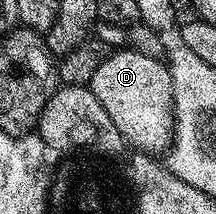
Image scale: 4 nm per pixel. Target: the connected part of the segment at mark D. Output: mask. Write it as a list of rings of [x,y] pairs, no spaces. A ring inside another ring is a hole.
[[[114,50],[107,55],[105,60],[96,66],[96,74],[92,74],[89,88],[100,98],[100,106],[108,110],[108,118],[116,126],[127,145],[147,153],[157,153],[157,148],[165,149],[171,143],[174,128],[174,112],[170,98],[170,70],[158,56],[149,56],[129,50]]]

